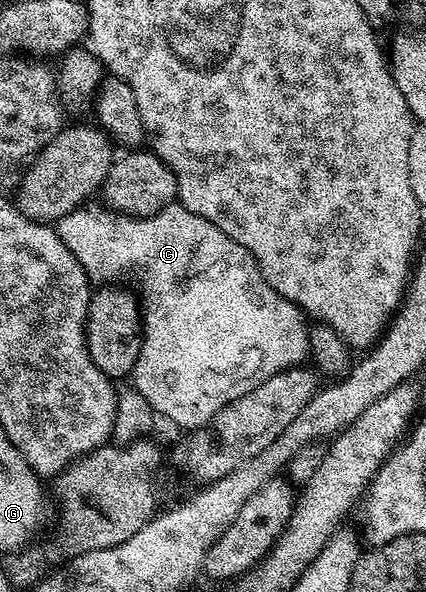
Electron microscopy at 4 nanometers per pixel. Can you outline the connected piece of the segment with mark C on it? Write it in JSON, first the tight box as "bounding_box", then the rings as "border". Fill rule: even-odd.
{"bounding_box":[60,203,308,430],"border":[[[182,203],[169,204],[164,206],[164,210],[143,217],[126,216],[123,212],[111,212],[105,206],[90,207],[77,208],[60,221],[62,241],[64,246],[68,246],[68,250],[72,250],[72,254],[76,254],[80,266],[84,266],[86,277],[90,280],[91,285],[106,286],[111,282],[130,282],[126,280],[132,279],[133,276],[139,276],[142,279],[142,292],[140,291],[142,345],[140,354],[134,363],[132,388],[139,391],[148,400],[148,405],[161,419],[163,416],[164,419],[186,428],[182,430],[203,428],[225,404],[229,404],[237,396],[242,396],[242,388],[246,388],[246,376],[254,376],[254,380],[258,380],[258,376],[262,376],[262,372],[266,372],[266,368],[262,368],[262,364],[266,364],[266,336],[302,336],[302,329],[308,326],[307,317],[302,309],[297,308],[292,302],[288,302],[276,290],[272,290],[272,286],[268,286],[252,253],[244,250],[244,246],[240,246],[240,242],[232,242],[232,238],[228,238],[228,234],[224,234],[224,230],[220,230],[215,224],[208,222],[208,218],[200,218],[200,214],[192,214],[192,210],[188,210]]]}

